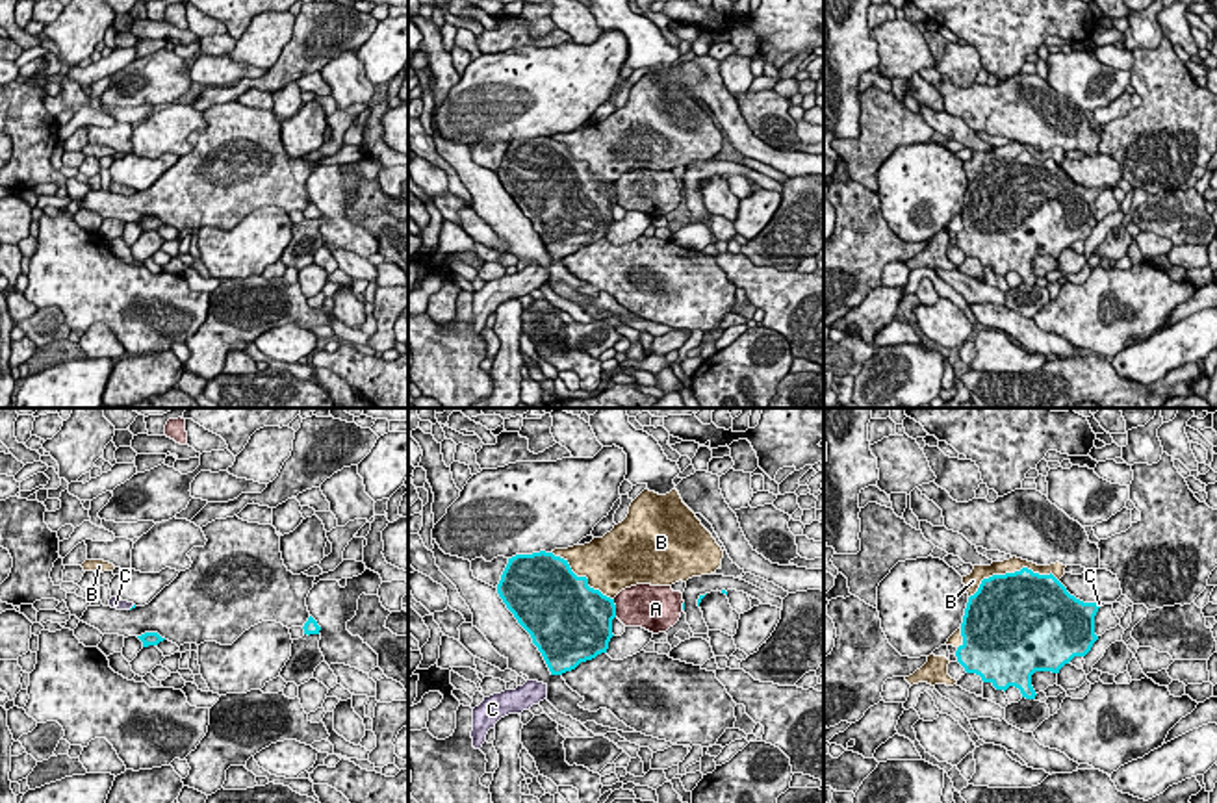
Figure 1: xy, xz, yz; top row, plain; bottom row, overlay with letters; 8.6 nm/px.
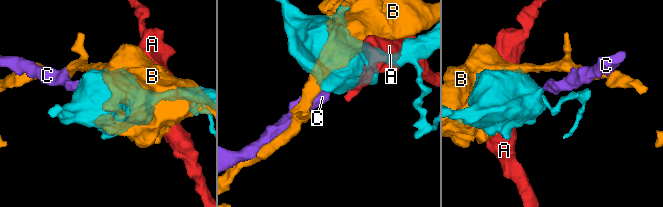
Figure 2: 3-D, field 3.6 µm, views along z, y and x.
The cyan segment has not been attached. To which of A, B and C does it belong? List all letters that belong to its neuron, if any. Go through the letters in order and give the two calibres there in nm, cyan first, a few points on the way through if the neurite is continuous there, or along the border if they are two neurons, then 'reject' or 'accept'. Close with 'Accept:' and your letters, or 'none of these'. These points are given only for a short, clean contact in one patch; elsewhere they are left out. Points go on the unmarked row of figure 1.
A: 460/380 nm | reject
B: 500/130 nm | reject
C: 30/100 nm | across xy (134, 190), (132, 191), (115, 188) | accept
Accept: C

